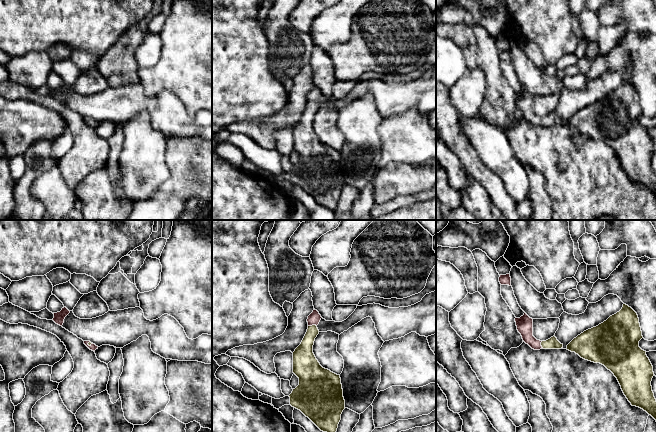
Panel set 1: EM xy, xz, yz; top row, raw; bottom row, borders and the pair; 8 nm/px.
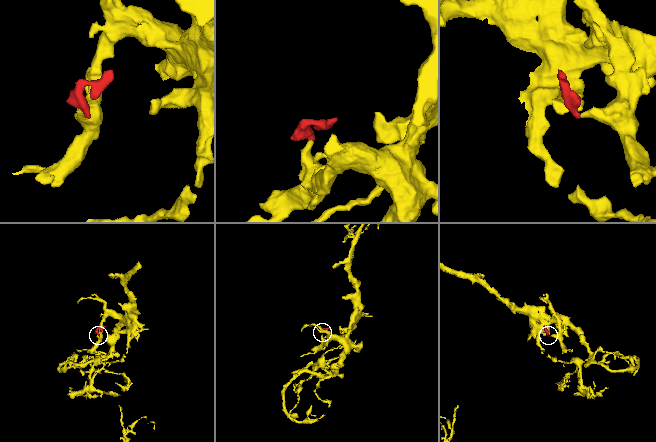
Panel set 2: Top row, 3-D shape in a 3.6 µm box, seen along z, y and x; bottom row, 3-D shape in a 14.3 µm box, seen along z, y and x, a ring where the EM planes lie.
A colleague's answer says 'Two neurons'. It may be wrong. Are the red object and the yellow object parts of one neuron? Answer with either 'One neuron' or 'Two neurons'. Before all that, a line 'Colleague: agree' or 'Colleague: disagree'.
Colleague: disagree
One neuron

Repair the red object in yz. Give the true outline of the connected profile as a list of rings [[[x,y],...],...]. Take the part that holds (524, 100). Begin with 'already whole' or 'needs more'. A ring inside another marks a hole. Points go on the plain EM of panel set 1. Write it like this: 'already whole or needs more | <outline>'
needs more | [[[526,89],[520,94],[515,94],[518,108],[521,110],[523,117],[528,120],[534,126],[540,125],[561,125],[561,120],[555,112],[551,113],[546,117],[537,116],[533,112],[533,95],[530,94]]]

